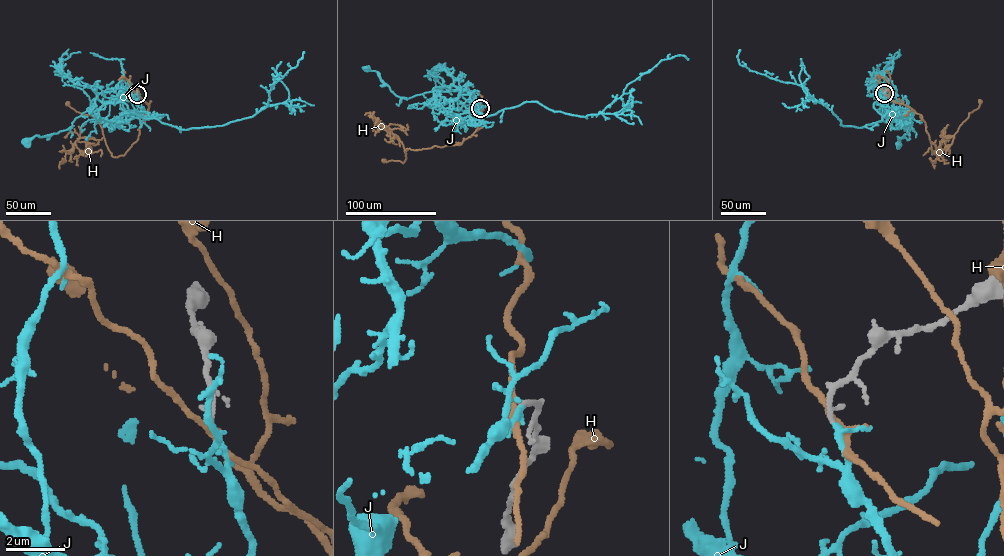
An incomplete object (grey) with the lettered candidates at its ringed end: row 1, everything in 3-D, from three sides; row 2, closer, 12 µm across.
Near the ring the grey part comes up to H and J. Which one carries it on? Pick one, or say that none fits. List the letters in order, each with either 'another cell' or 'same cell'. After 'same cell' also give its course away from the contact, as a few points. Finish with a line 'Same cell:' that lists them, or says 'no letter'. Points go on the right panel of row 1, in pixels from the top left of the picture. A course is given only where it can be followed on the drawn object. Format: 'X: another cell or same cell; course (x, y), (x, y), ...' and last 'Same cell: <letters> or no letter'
H: another cell
J: same cell; course (884, 93), (887, 97), (875, 93), (880, 102), (908, 123), (910, 130), (898, 137), (899, 145)
Same cell: J

